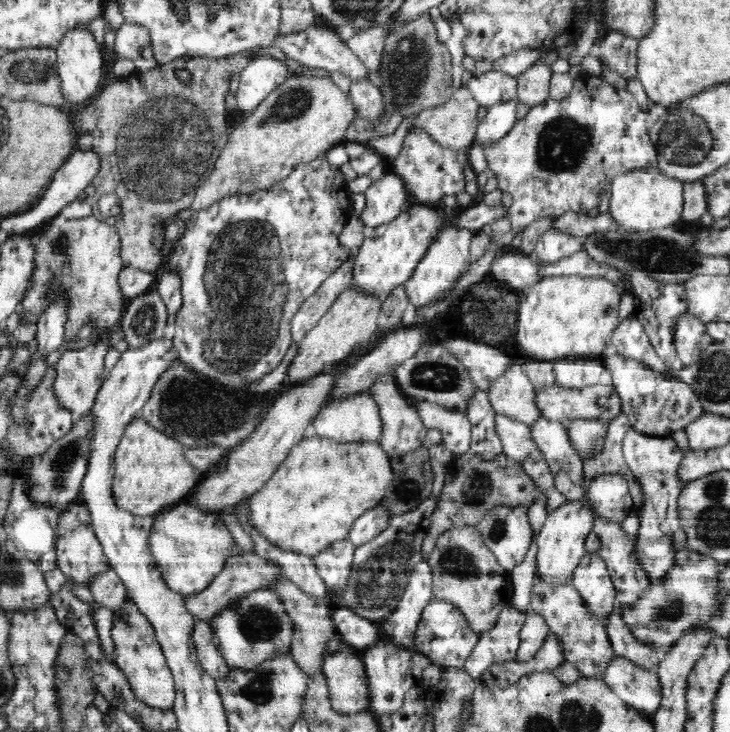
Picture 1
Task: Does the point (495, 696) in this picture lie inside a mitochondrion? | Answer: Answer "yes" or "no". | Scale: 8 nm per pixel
no

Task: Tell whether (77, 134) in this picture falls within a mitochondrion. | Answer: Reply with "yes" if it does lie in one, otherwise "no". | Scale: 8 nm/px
no

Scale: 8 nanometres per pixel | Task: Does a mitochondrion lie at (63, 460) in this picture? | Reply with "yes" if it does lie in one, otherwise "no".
yes

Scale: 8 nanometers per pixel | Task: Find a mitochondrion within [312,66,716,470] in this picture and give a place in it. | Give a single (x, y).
(657, 253)

